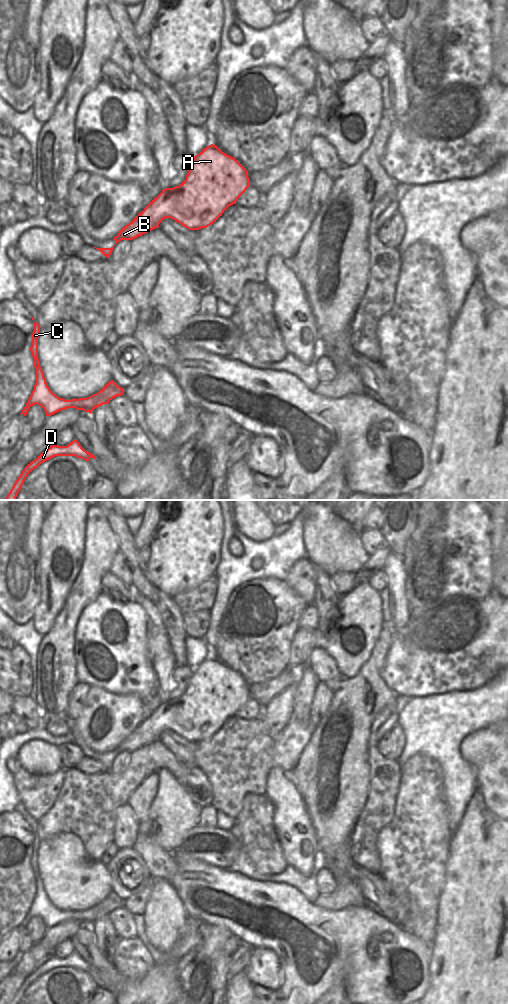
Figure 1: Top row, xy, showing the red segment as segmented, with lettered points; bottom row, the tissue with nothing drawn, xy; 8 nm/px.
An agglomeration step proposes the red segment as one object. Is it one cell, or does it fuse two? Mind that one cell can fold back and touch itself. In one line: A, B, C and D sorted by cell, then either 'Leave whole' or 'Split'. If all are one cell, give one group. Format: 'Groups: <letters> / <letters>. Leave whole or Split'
Groups: A / B C D. Split.

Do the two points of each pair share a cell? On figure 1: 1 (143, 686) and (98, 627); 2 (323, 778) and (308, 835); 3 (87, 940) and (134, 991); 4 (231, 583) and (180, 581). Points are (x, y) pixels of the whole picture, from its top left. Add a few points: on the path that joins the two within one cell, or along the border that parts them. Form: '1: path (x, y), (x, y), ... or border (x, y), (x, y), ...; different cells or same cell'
1: path (127, 676), (108, 644); same cell
2: border (303, 801), (315, 833), (317, 846); different cells
3: path (92, 954), (120, 983); same cell
4: border (220, 551), (220, 560), (214, 574); different cells

